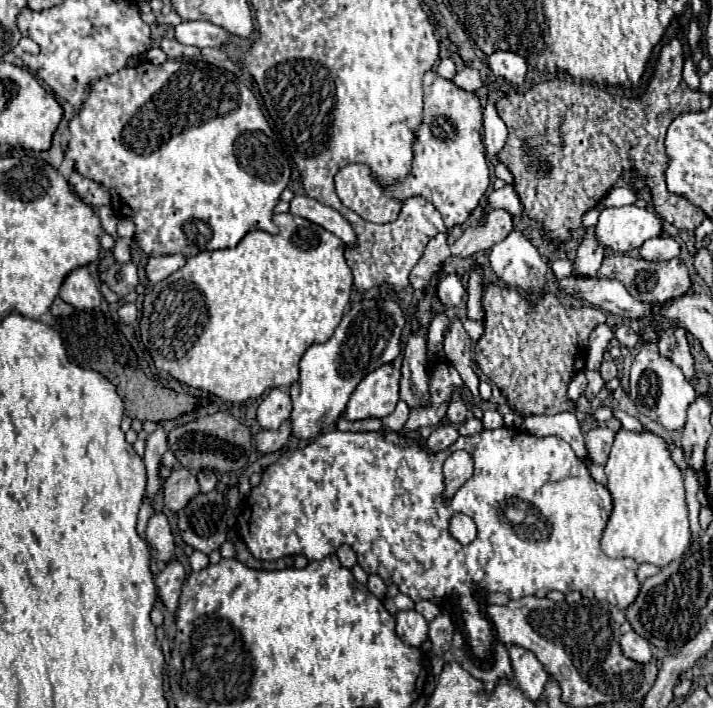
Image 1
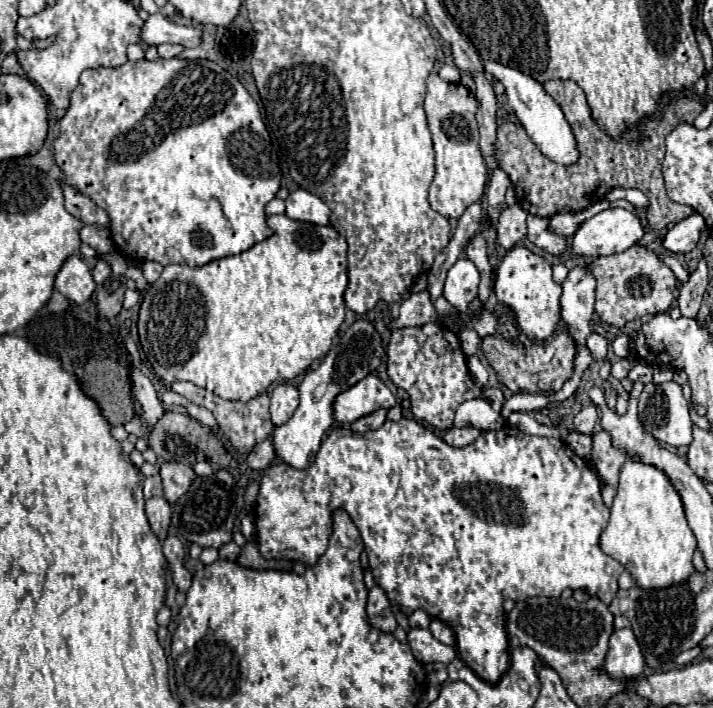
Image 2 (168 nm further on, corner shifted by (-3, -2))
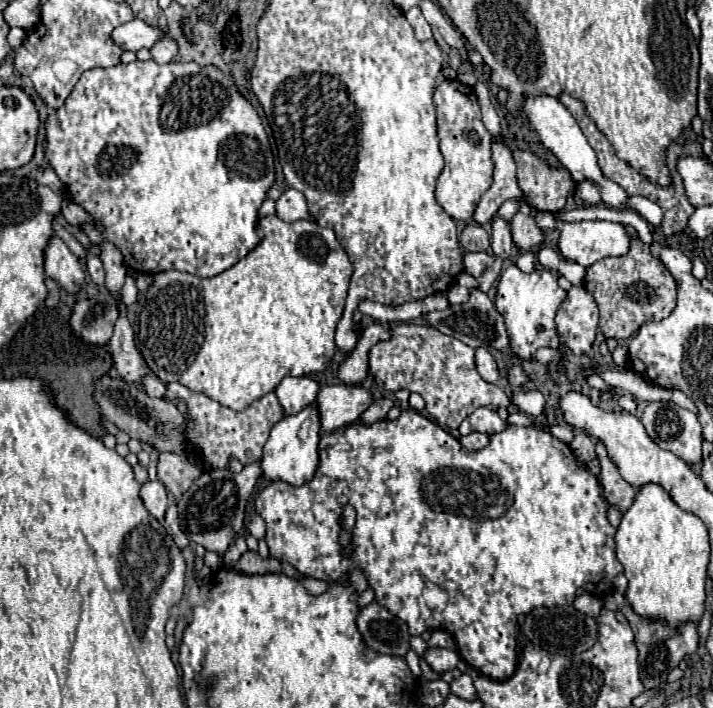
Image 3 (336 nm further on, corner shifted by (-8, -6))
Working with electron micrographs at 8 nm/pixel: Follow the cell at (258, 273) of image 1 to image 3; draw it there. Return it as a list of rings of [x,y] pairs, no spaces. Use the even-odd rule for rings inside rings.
[[[277,215],[271,217],[261,217],[259,227],[263,227],[263,243],[259,243],[247,257],[243,257],[239,263],[235,263],[233,267],[229,267],[227,271],[211,277],[211,279],[199,279],[195,275],[189,273],[181,273],[181,271],[163,271],[157,273],[153,277],[153,285],[147,289],[147,305],[141,311],[139,317],[139,351],[145,357],[149,369],[167,385],[167,383],[181,383],[191,391],[199,391],[205,393],[207,397],[215,399],[217,403],[233,409],[233,411],[243,411],[247,409],[253,401],[257,401],[259,397],[267,395],[269,391],[275,391],[275,387],[281,383],[281,379],[285,375],[291,377],[303,377],[303,375],[311,375],[311,373],[319,373],[325,371],[325,367],[329,365],[331,357],[335,355],[335,329],[337,323],[343,315],[343,307],[345,307],[345,299],[347,299],[347,289],[349,289],[349,279],[353,273],[353,265],[343,249],[341,243],[337,243],[337,235],[331,229],[321,229],[315,221],[299,221],[299,229],[297,223],[285,223],[281,221]]]

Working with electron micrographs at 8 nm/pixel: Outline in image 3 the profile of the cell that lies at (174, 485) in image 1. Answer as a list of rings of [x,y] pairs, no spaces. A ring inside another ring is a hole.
[[[173,453],[159,455],[157,477],[175,499],[179,499],[199,475],[201,471],[193,467],[185,455],[173,455]]]

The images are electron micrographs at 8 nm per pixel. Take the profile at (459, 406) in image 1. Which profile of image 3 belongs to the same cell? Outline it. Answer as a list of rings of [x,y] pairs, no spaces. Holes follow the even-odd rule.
[[[479,407],[477,411],[473,411],[459,427],[459,433],[461,435],[469,435],[473,431],[479,431],[479,433],[485,433],[485,435],[491,435],[491,433],[501,433],[505,431],[507,423],[489,407]]]

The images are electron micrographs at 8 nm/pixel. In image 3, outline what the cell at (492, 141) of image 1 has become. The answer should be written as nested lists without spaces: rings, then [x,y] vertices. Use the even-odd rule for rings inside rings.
[[[495,215],[495,219],[491,221],[491,249],[495,253],[495,257],[507,259],[511,249],[513,249],[513,241],[511,241],[511,223],[499,215]]]

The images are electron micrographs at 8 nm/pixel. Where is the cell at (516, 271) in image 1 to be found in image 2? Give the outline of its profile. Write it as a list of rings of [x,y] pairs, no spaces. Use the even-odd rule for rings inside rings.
[[[514,247],[506,253],[496,269],[494,295],[498,303],[514,313],[516,325],[532,341],[544,341],[554,335],[560,321],[560,295],[562,287],[552,279],[552,267],[540,255],[534,255],[526,247]]]

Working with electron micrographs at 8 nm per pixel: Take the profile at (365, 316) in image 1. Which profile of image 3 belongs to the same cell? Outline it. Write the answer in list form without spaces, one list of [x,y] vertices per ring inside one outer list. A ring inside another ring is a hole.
[[[307,405],[301,413],[283,417],[273,429],[263,449],[263,475],[267,479],[285,479],[293,485],[303,485],[313,479],[317,465],[319,465],[319,441],[321,441],[321,419],[317,405]]]

